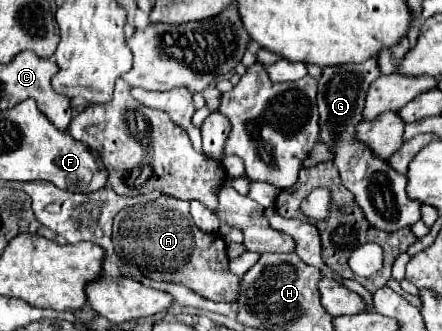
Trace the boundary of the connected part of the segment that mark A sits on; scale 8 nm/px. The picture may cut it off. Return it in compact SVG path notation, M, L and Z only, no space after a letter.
M162 194L154 202L118 212L114 218L112 242L120 260L136 264L140 272L152 280L184 284L214 302L234 302L238 296L240 278L228 268L226 242L220 234L208 234L196 228L186 200Z

